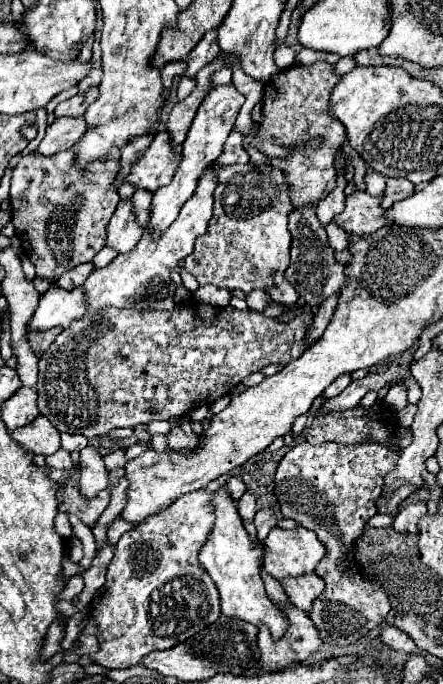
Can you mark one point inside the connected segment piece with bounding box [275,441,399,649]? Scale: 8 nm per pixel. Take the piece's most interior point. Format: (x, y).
(331, 489)

